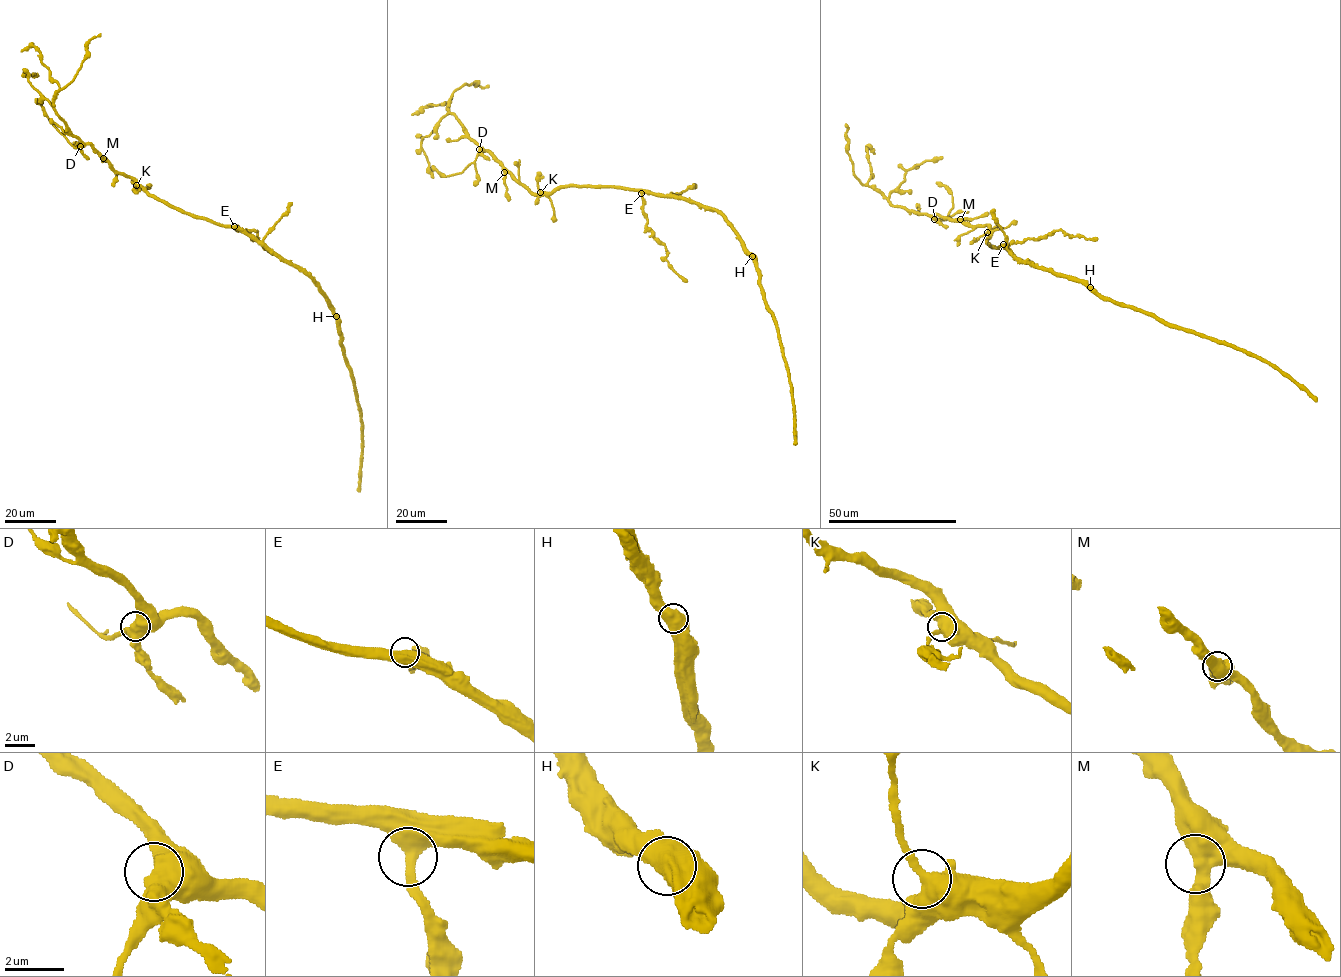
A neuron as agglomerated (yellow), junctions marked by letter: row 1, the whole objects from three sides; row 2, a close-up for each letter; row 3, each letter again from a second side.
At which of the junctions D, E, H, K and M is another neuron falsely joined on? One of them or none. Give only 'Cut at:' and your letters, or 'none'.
Cut at: none

